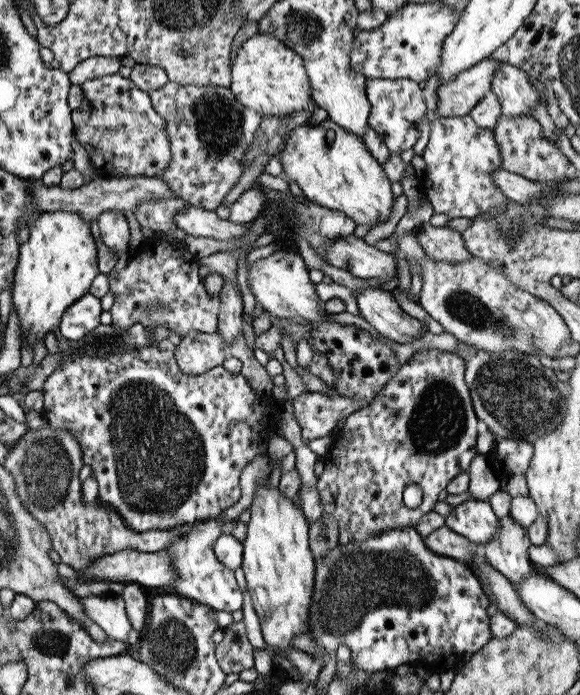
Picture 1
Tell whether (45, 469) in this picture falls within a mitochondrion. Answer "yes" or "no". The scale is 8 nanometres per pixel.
yes

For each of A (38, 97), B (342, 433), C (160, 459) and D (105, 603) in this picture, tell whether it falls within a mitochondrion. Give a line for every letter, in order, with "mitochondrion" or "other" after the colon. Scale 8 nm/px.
A: other
B: other
C: mitochondrion
D: other

